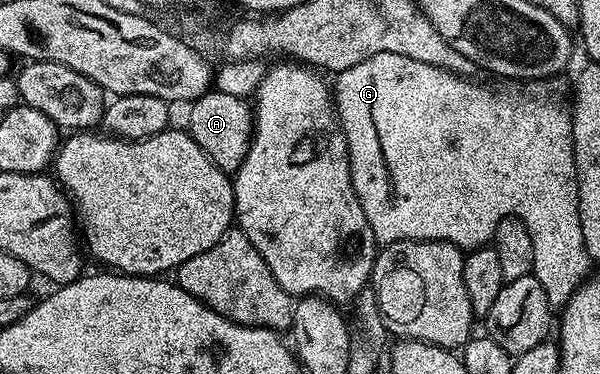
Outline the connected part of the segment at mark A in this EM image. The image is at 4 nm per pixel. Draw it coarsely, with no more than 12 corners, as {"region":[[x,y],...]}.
{"region":[[210,89],[185,129],[229,176],[255,134],[253,106]]}

